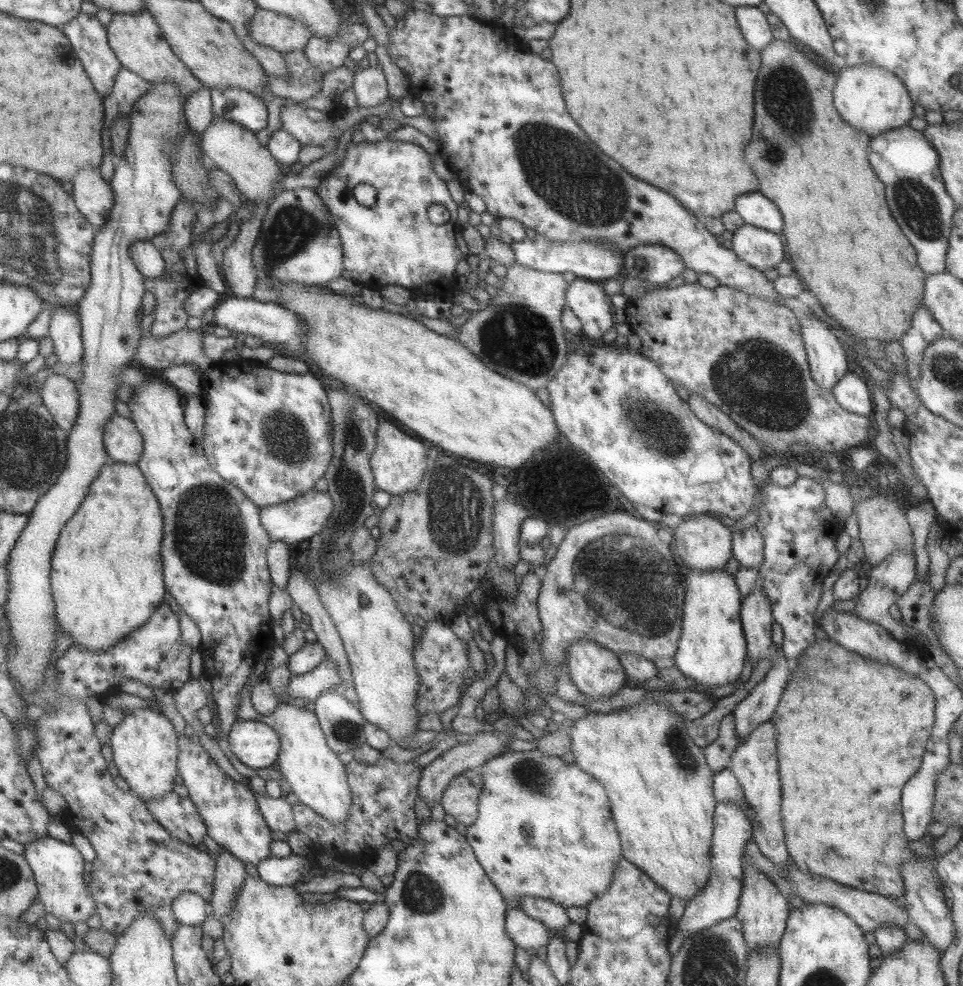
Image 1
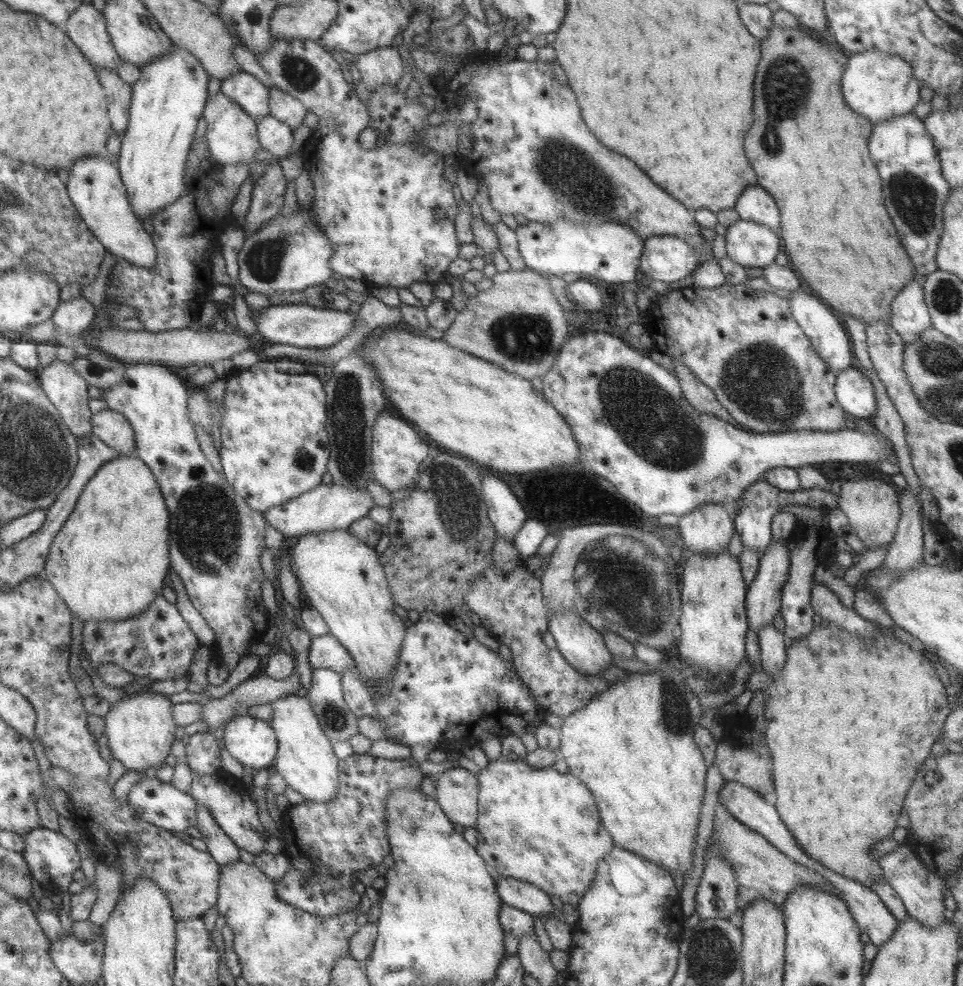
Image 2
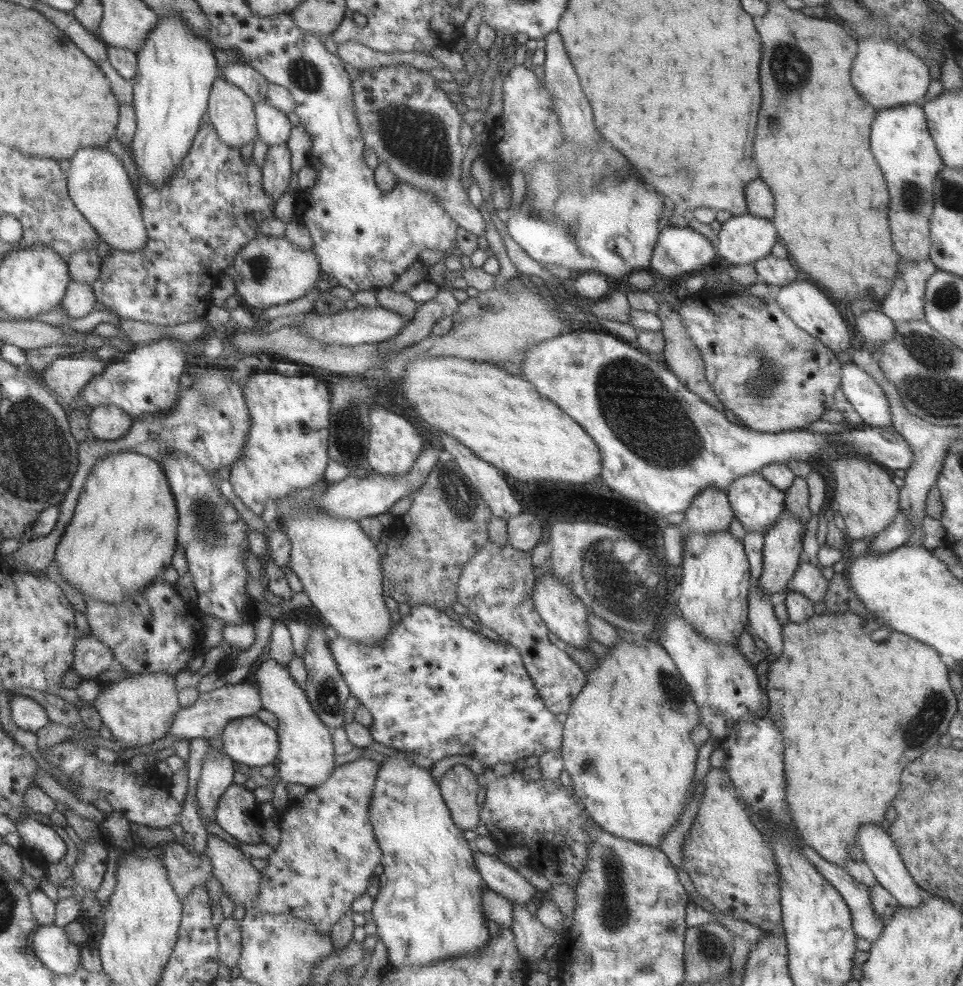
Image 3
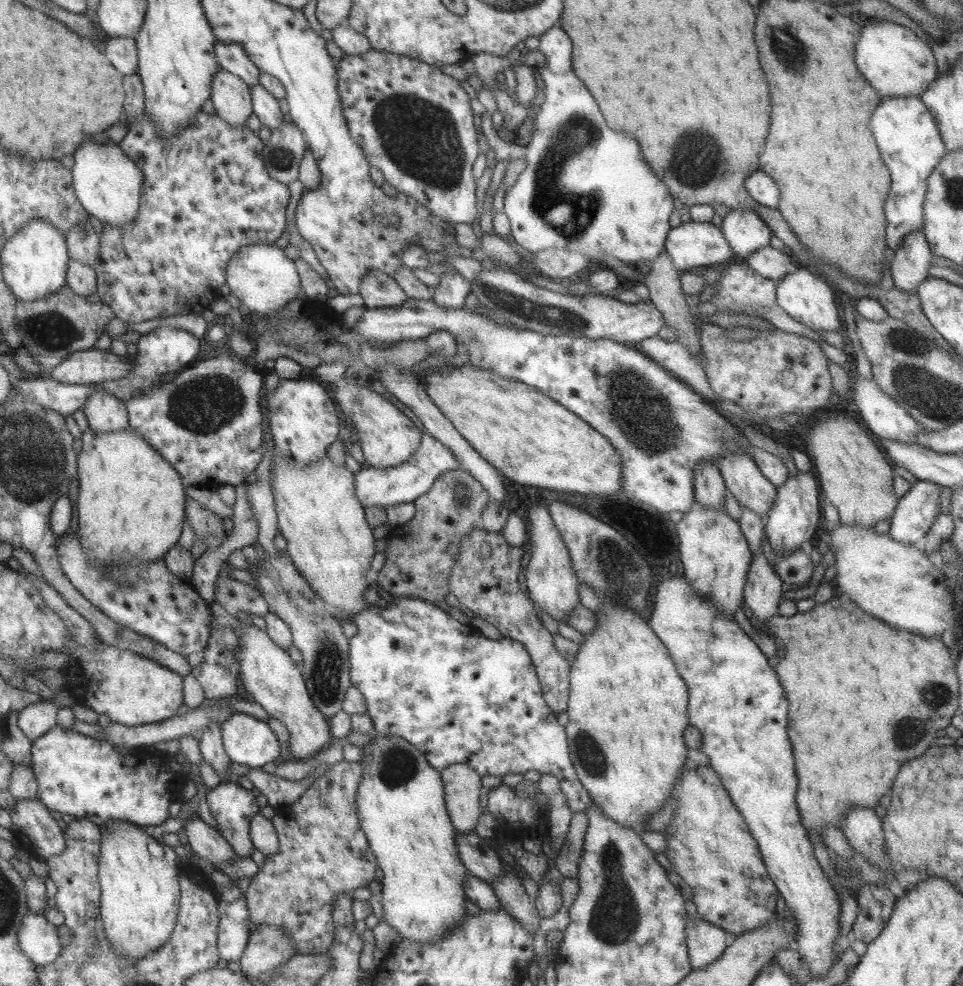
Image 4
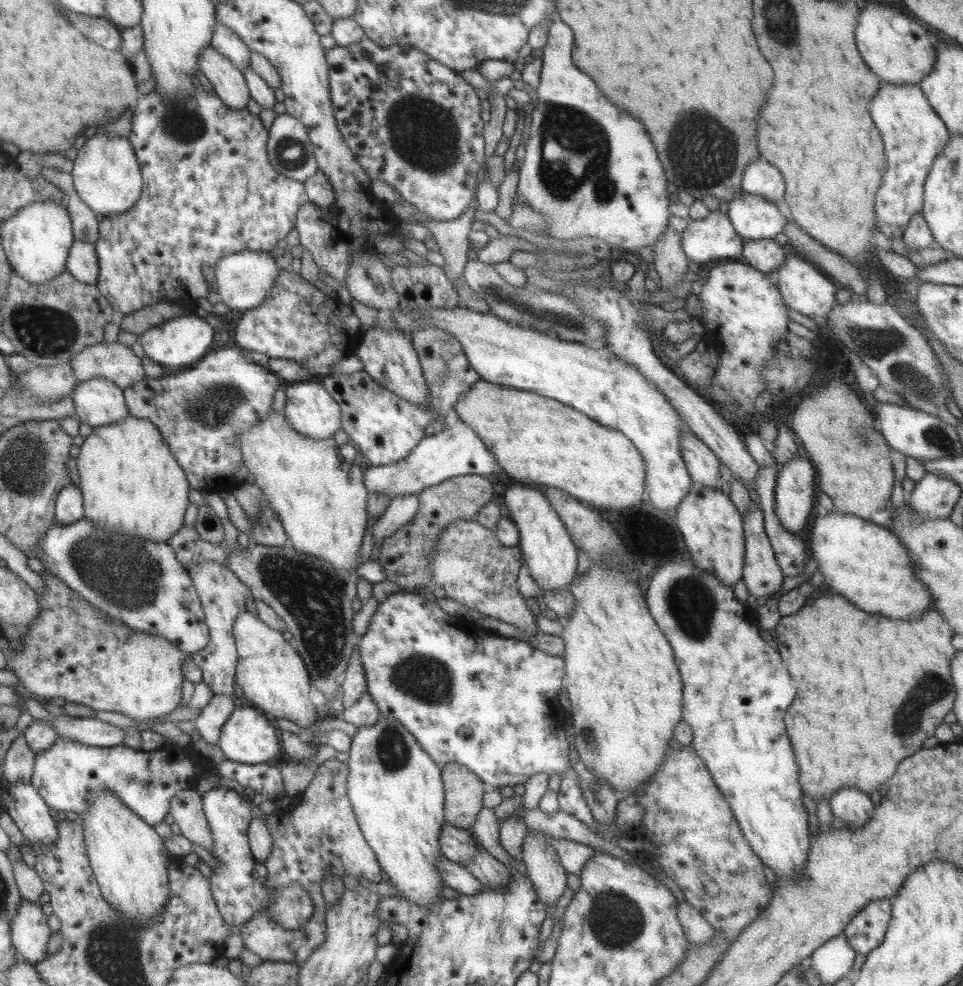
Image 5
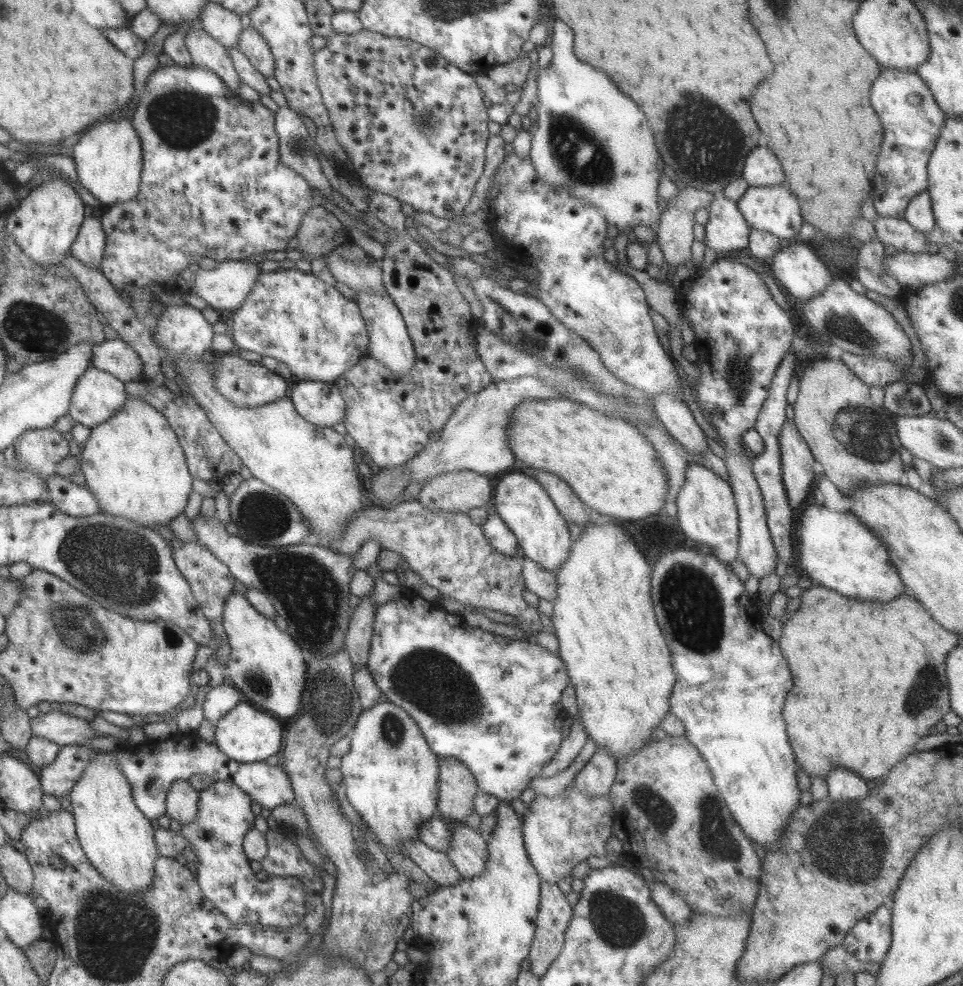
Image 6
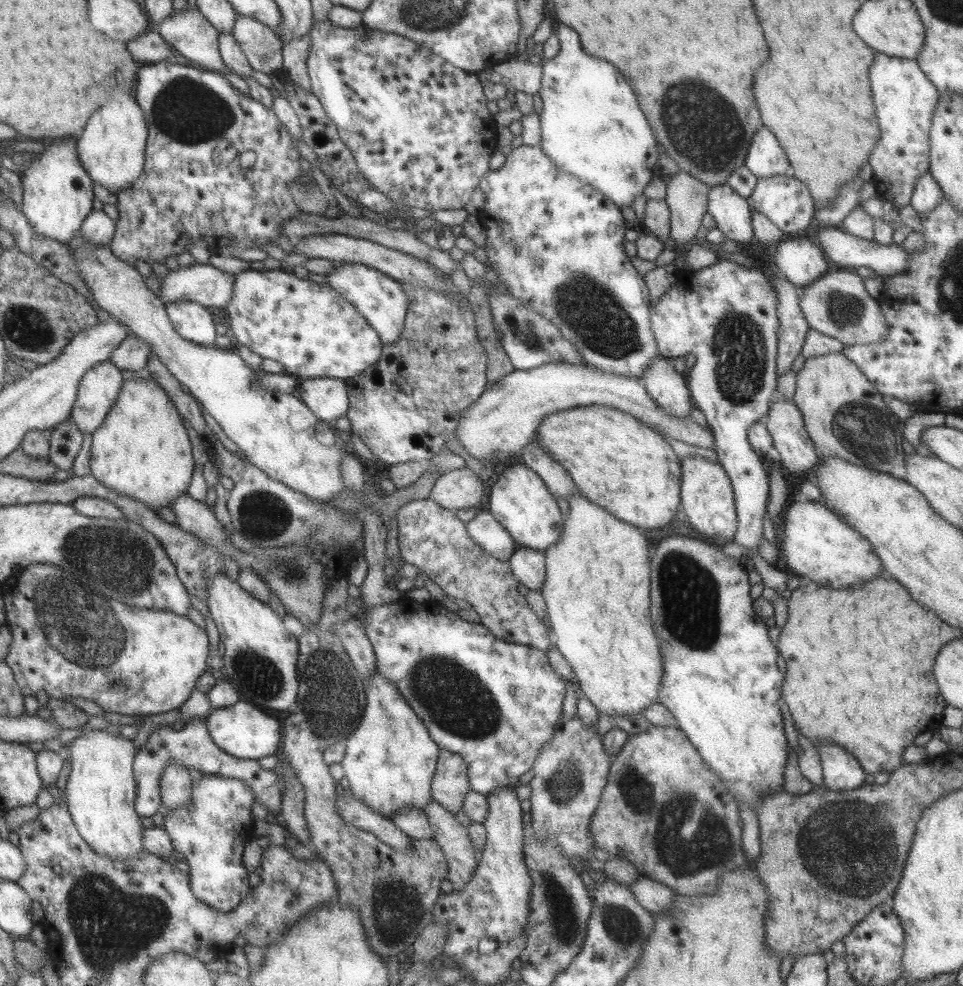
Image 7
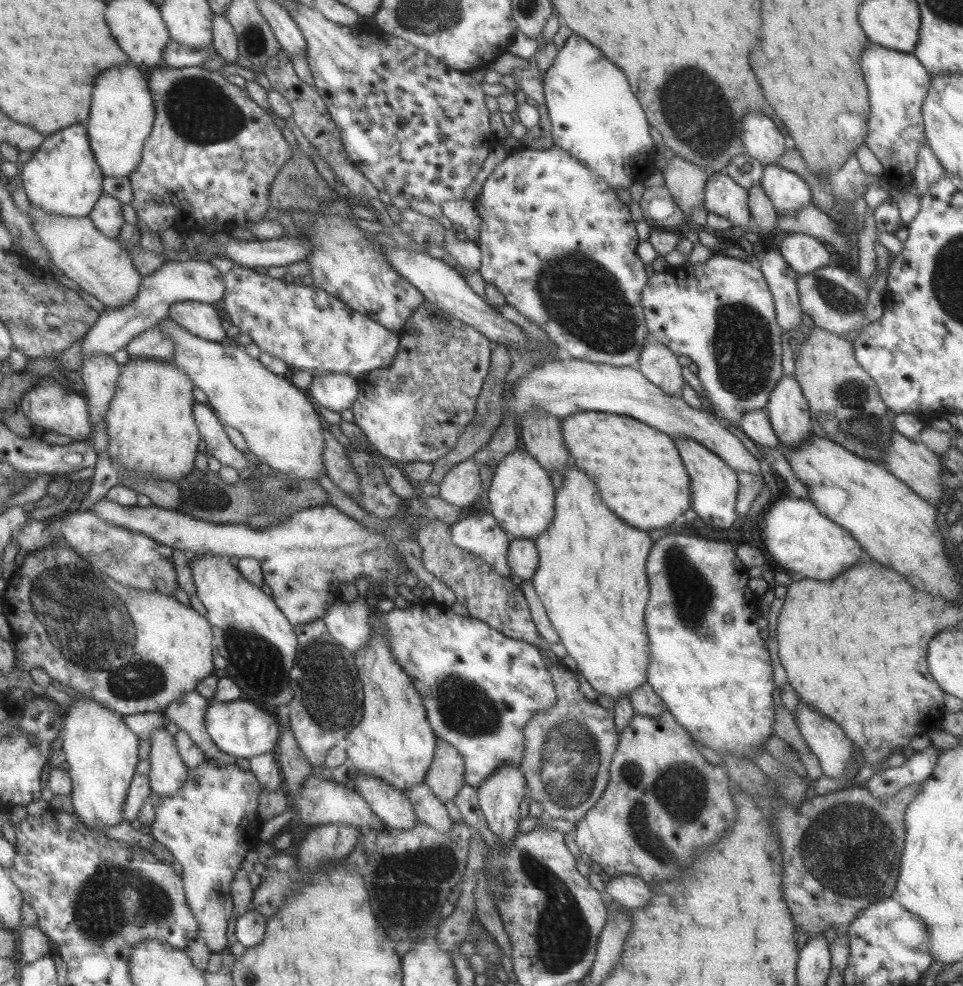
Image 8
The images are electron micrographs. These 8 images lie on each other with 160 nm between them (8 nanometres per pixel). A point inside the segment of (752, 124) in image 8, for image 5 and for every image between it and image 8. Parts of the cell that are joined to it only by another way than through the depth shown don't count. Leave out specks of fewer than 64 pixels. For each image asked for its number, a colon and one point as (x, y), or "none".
5: (760, 179)
6: (760, 169)
7: (764, 158)

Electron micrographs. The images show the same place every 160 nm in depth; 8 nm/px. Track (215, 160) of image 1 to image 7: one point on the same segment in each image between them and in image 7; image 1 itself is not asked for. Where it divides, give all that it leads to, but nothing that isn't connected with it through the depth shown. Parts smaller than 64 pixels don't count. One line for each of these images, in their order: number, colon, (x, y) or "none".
2: (231, 136)
3: (231, 113)
4: (230, 96)
5: (228, 83)
6: (205, 52)
7: (188, 32)

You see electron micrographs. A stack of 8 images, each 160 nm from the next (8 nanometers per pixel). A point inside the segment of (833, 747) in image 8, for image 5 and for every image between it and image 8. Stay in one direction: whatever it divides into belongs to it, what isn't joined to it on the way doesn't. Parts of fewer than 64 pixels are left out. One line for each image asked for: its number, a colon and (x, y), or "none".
5: (853, 807)
6: (841, 784)
7: (840, 771)

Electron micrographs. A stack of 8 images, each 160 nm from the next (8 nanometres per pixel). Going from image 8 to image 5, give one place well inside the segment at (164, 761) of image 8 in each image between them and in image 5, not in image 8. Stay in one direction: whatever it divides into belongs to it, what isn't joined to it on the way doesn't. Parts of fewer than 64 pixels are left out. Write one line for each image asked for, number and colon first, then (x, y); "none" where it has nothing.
5: (186, 807)
6: (181, 799)
7: (175, 784)

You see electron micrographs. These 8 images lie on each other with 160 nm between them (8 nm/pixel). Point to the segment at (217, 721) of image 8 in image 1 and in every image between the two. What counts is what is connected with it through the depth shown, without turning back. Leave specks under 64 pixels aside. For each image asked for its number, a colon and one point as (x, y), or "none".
1: (256, 745)
2: (251, 742)
3: (247, 741)
4: (246, 740)
5: (247, 737)
6: (244, 734)
7: (242, 730)

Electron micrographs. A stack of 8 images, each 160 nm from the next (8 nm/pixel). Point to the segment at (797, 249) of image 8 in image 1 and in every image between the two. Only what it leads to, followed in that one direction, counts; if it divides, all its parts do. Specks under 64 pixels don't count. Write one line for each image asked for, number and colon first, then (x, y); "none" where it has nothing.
1: (827, 362)
2: (827, 338)
3: (810, 309)
4: (806, 299)
5: (802, 287)
6: (797, 269)
7: (801, 261)

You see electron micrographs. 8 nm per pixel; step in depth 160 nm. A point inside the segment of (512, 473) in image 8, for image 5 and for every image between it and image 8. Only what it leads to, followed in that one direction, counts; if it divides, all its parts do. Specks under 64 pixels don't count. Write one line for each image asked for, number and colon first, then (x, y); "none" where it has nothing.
5: (545, 546)
6: (541, 532)
7: (518, 499)

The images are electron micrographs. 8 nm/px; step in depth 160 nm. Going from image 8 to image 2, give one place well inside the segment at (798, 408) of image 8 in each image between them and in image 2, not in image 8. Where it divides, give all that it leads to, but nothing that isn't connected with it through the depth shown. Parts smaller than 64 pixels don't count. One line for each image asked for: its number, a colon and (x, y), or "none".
2: (762, 600)
3: (782, 546)
4: (793, 517)
5: (794, 490)
6: (796, 461)
7: (785, 426)

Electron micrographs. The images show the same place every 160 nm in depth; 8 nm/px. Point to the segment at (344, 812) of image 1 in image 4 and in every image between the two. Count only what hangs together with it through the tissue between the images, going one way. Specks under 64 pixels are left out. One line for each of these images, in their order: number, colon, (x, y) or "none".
2: (304, 757)
3: (305, 756)
4: (267, 674)

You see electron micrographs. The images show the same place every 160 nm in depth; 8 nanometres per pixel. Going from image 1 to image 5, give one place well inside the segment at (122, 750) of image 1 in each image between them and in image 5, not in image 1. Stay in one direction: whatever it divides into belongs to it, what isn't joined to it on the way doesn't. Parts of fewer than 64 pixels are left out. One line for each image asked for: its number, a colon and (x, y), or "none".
2: (140, 730)
3: (138, 709)
4: (131, 690)
5: (72, 650)

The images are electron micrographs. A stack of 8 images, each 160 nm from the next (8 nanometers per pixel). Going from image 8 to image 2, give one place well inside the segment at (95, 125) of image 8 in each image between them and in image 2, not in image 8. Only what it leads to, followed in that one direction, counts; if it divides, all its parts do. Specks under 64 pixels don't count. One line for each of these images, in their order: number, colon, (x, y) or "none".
2: (94, 187)
3: (97, 184)
4: (107, 184)
5: (105, 175)
6: (108, 159)
7: (111, 147)

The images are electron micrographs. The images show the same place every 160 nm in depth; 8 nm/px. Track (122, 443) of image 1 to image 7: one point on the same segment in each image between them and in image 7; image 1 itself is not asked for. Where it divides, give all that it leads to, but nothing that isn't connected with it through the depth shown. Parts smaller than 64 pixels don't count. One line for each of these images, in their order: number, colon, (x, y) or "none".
2: (112, 428)
3: (106, 421)
4: (104, 413)
5: (97, 402)
6: (97, 395)
7: (99, 387)

